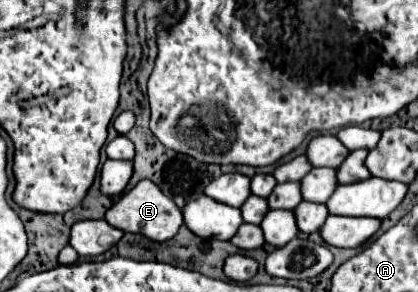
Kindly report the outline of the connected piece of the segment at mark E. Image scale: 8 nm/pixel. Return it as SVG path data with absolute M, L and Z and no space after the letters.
M140 181L136 187L132 187L130 191L126 191L108 211L106 211L106 221L112 227L118 227L122 231L130 231L130 233L142 233L152 241L168 241L172 239L182 221L182 211L176 207L176 203L172 203L170 197L166 197L156 183L152 181Z

